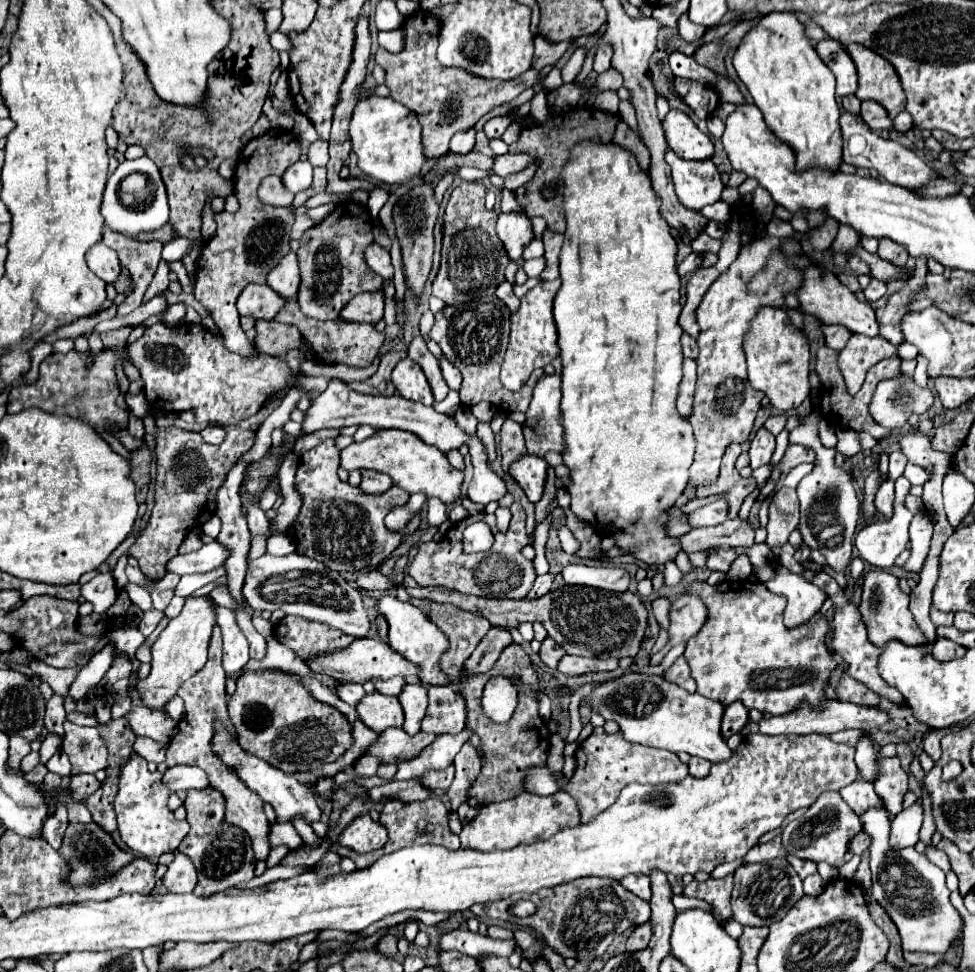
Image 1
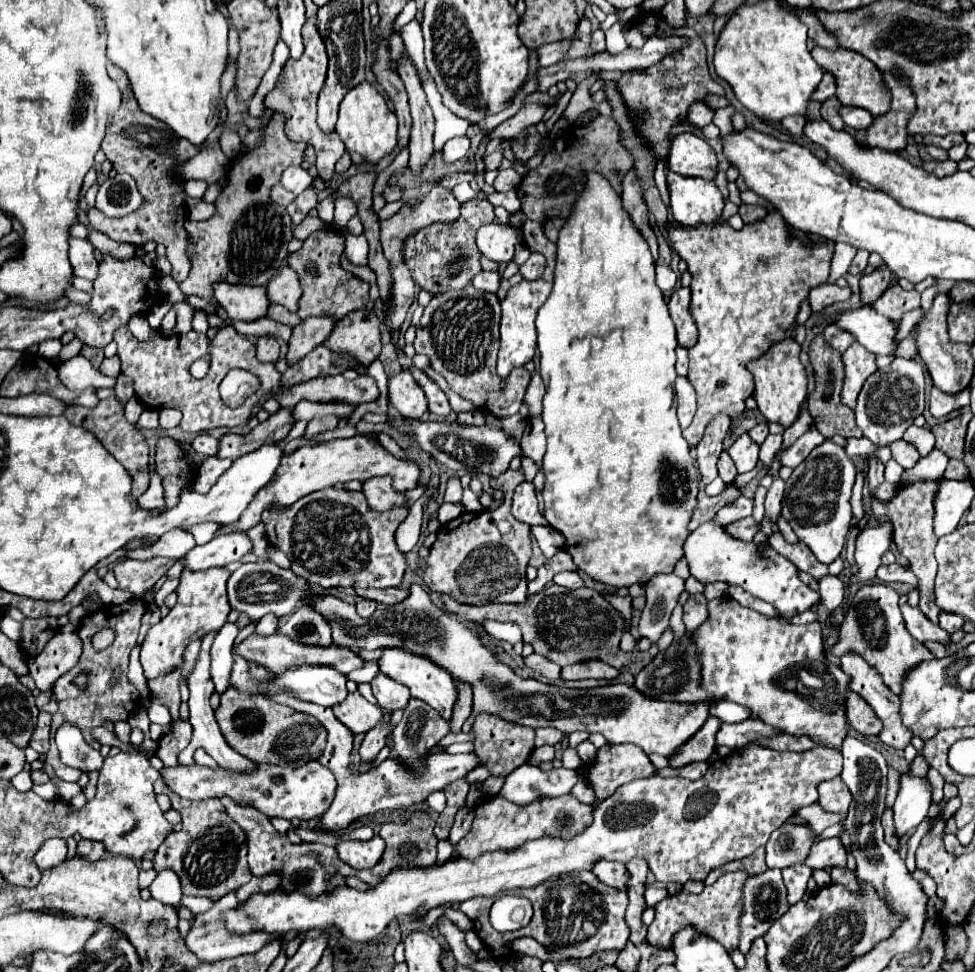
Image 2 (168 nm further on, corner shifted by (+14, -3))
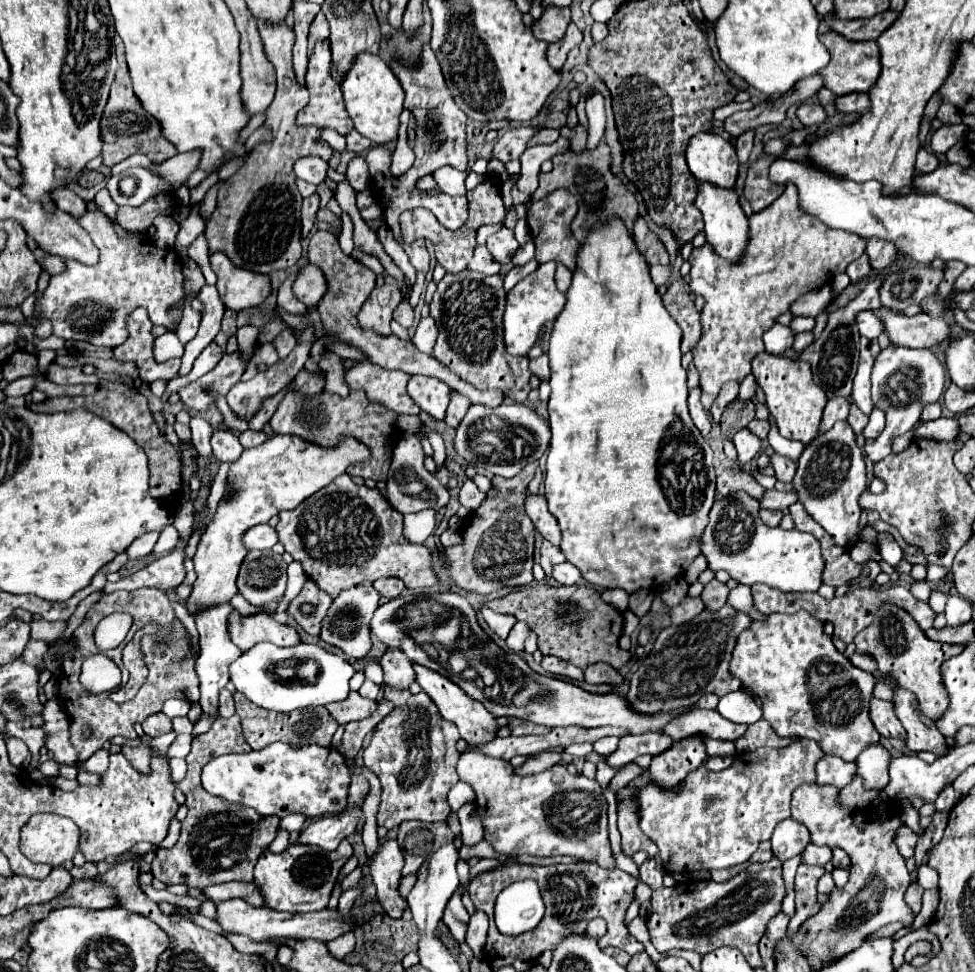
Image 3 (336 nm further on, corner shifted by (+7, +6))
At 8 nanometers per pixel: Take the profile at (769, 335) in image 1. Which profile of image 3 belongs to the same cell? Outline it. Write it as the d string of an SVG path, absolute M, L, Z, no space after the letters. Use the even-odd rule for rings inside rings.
M763 351L753 359L753 375L767 395L767 407L777 421L779 433L787 439L795 439L809 445L819 435L821 415L827 403L825 391L821 391L821 387L813 383L809 363L799 359L791 361L781 355L771 355Z

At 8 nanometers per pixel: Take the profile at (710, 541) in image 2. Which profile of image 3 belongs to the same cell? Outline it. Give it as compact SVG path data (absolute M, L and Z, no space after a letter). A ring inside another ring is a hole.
M743 491L731 493L729 497L719 499L713 505L713 509L709 513L709 525L703 533L701 553L707 557L709 569L713 569L713 571L725 569L737 583L745 583L745 585L765 583L769 587L777 587L779 591L817 591L823 583L821 575L825 569L825 559L821 555L819 541L813 539L811 533L783 531L783 529L767 527L759 517L759 501Z

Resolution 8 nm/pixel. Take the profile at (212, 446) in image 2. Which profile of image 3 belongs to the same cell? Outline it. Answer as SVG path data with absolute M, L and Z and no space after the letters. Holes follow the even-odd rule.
M217 429L213 431L213 437L211 437L211 447L213 447L213 455L217 461L237 461L243 453L243 447L239 443L239 439L229 433L229 431L223 431L223 429Z

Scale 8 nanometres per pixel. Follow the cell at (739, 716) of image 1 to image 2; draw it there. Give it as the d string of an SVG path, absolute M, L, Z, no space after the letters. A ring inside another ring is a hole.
M710 716L706 724L696 732L696 736L692 736L692 740L688 740L688 744L682 746L682 752L670 758L670 766L682 766L696 760L708 760L716 750L716 734L720 726L722 722L716 720L716 716Z

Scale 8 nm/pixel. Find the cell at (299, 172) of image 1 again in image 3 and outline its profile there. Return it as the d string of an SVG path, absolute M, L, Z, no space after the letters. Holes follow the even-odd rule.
M301 157L295 163L295 175L313 185L319 185L325 181L327 169L329 165L321 157Z

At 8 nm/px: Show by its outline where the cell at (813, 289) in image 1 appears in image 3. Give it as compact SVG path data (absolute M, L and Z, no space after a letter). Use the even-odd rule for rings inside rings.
M887 307L873 313L883 319L885 333L893 343L901 343L911 349L931 349L951 337L951 327L945 319L935 319L921 313L905 317Z

